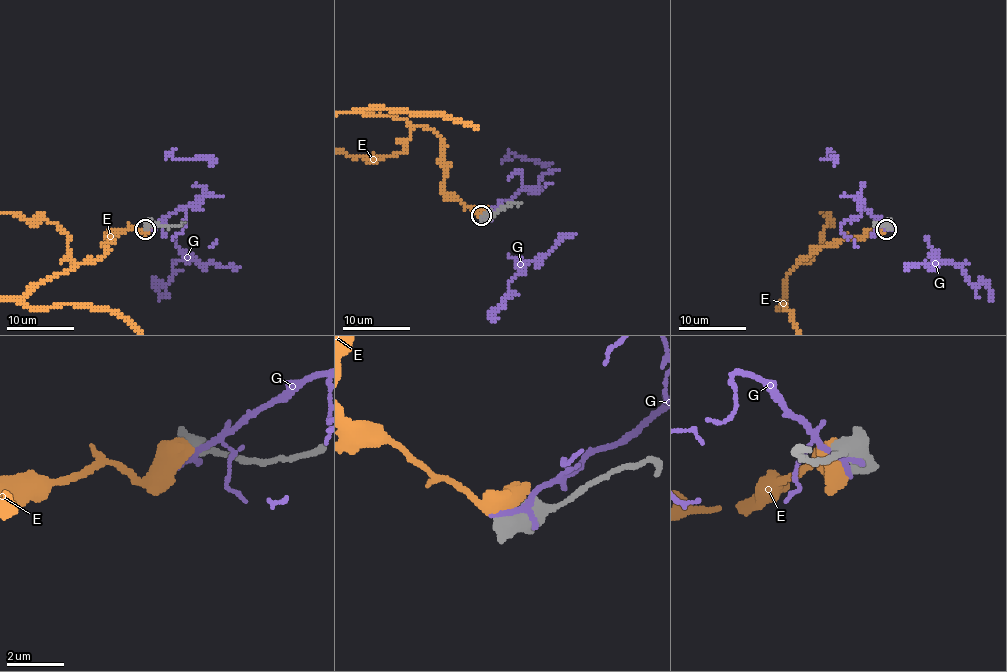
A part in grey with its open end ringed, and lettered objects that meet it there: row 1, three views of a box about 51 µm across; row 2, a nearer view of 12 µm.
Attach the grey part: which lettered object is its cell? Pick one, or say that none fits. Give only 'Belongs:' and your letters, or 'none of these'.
Belongs: E

